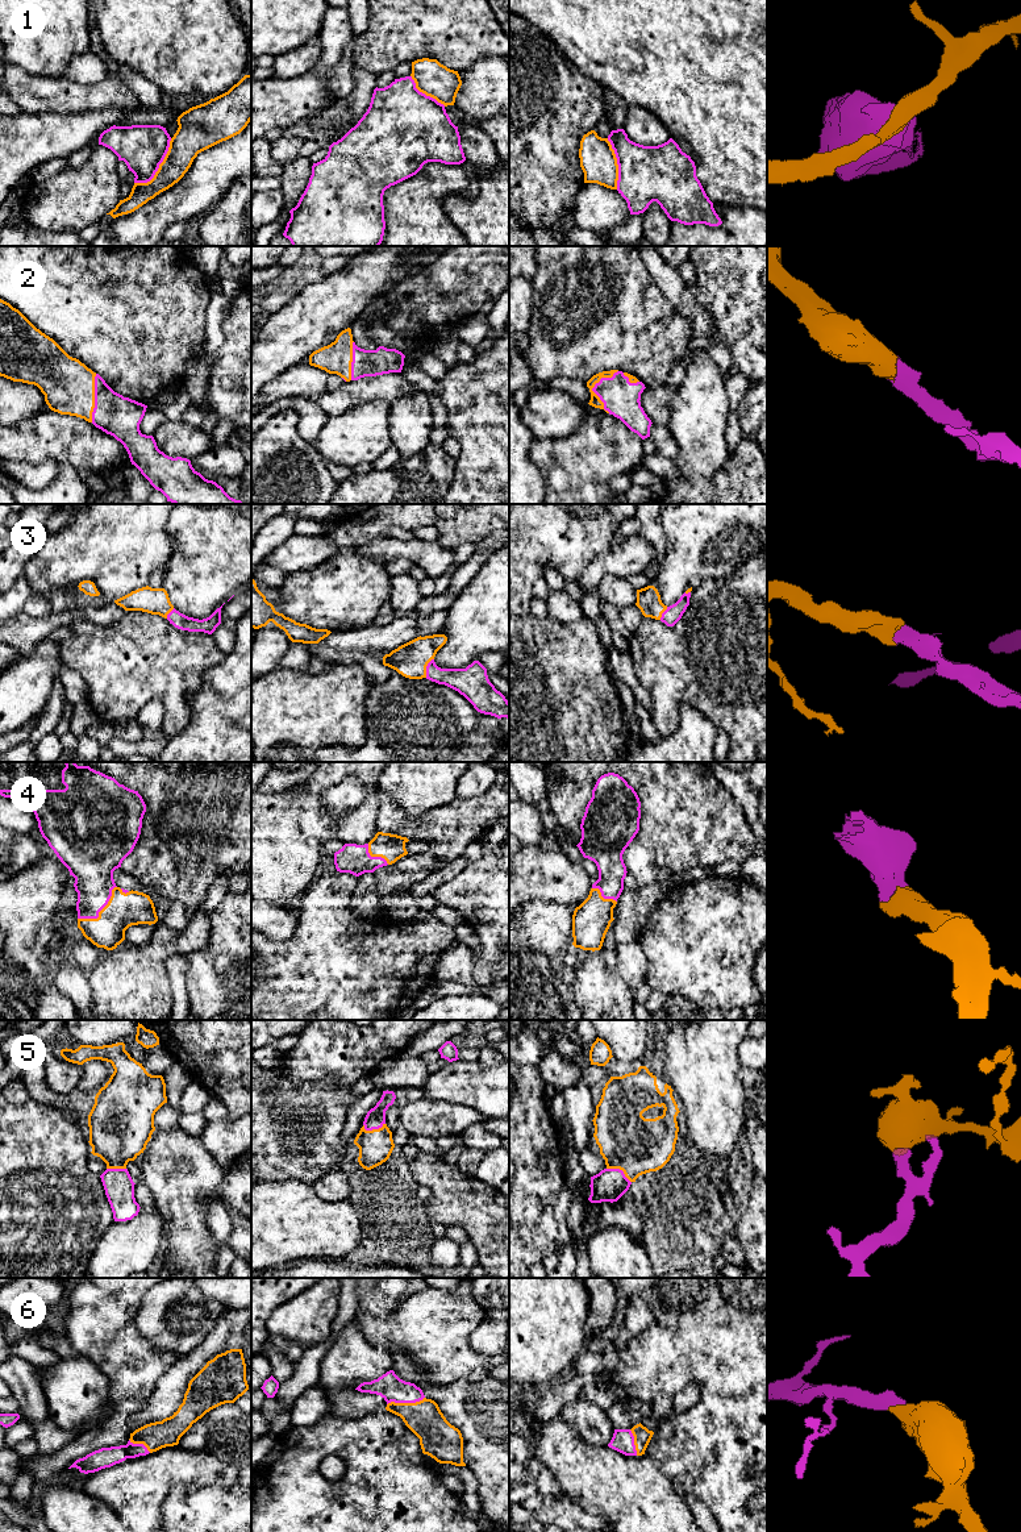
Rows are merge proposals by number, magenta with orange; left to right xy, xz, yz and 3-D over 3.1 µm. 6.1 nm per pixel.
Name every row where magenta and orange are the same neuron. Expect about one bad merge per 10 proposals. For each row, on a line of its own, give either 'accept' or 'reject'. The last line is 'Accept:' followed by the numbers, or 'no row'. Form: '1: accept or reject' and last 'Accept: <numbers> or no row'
1: reject
2: accept
3: accept
4: accept
5: accept
6: accept
Accept: 2, 3, 4, 5, 6

